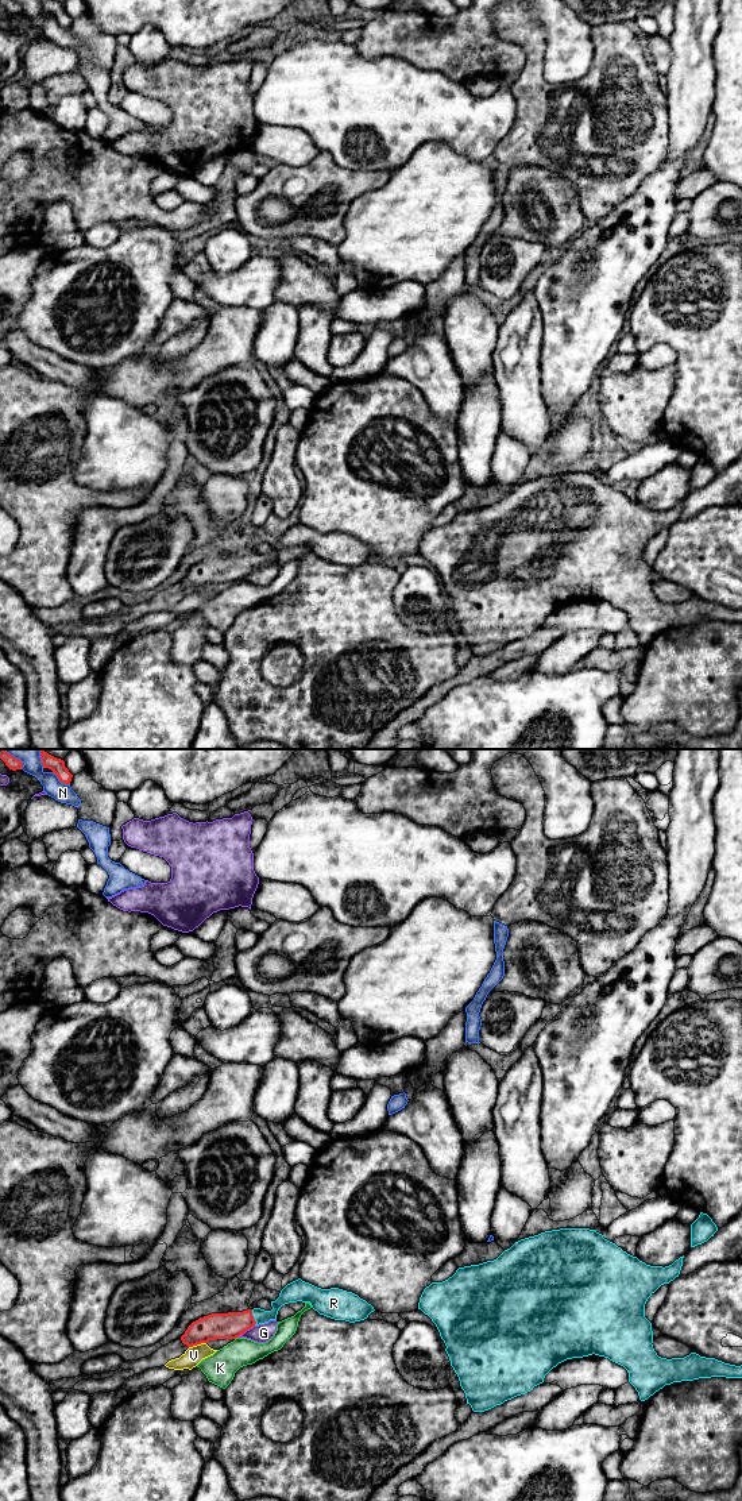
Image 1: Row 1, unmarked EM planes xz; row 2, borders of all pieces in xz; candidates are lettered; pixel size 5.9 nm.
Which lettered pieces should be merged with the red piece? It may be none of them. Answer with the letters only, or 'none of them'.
R

